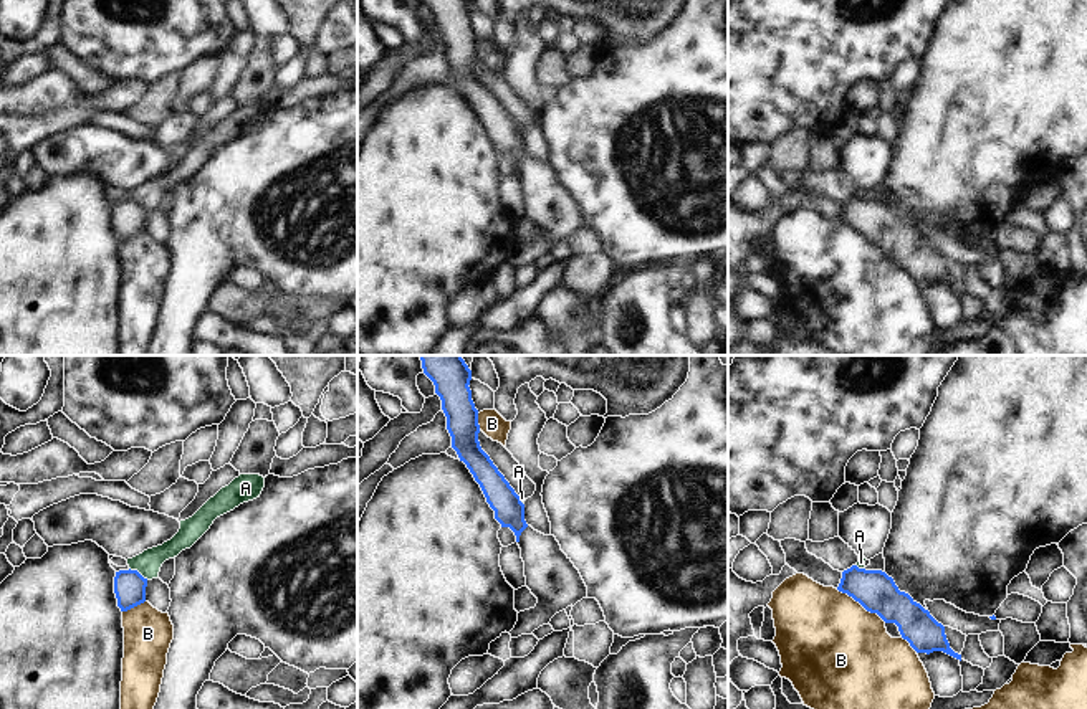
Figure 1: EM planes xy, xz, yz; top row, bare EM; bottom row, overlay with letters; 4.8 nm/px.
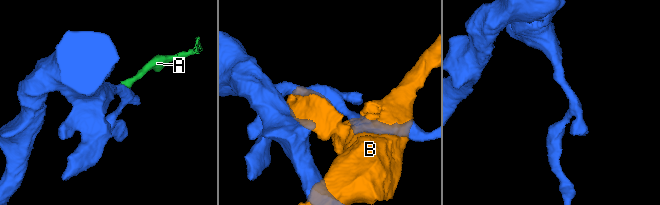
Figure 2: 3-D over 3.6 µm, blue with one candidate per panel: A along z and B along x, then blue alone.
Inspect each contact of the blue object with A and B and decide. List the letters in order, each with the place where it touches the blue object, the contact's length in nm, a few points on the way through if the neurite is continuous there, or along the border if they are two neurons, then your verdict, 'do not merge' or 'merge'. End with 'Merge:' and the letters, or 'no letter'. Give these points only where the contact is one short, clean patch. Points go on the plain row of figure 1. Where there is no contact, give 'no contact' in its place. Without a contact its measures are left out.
A: contact xy (138, 202); length 110 nm; border xy (129, 197), (148, 209); do not merge
B: contact yz (861, 233); length 300 nm; do not merge
Merge: no letter

